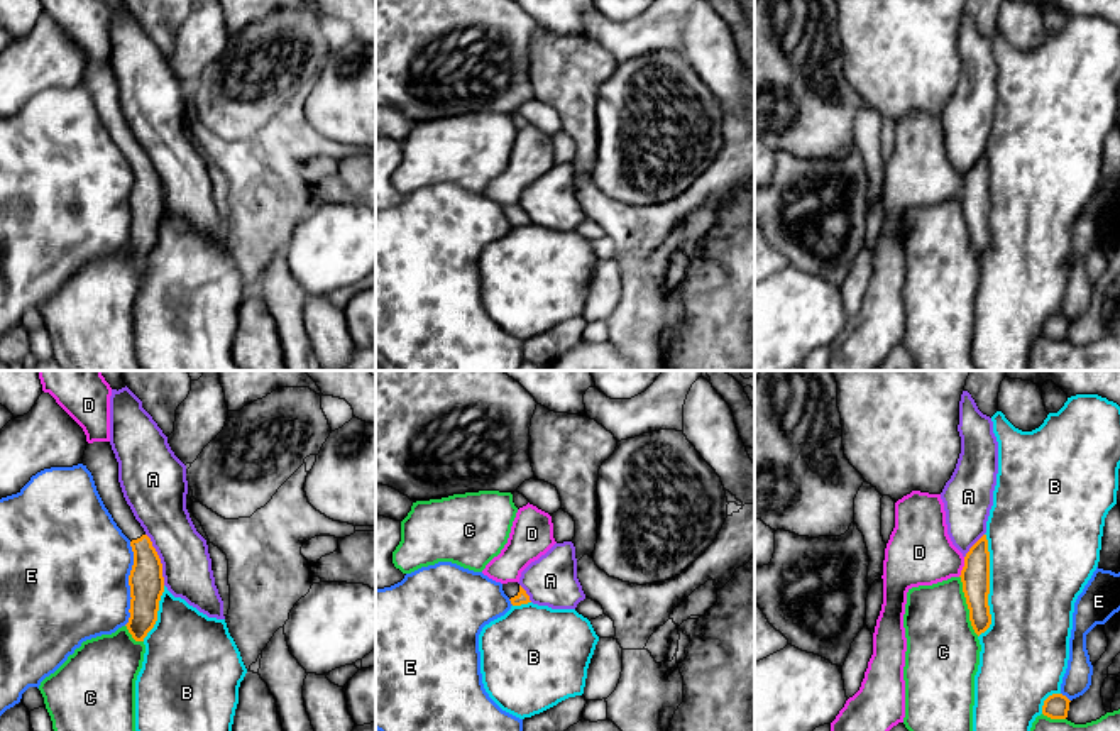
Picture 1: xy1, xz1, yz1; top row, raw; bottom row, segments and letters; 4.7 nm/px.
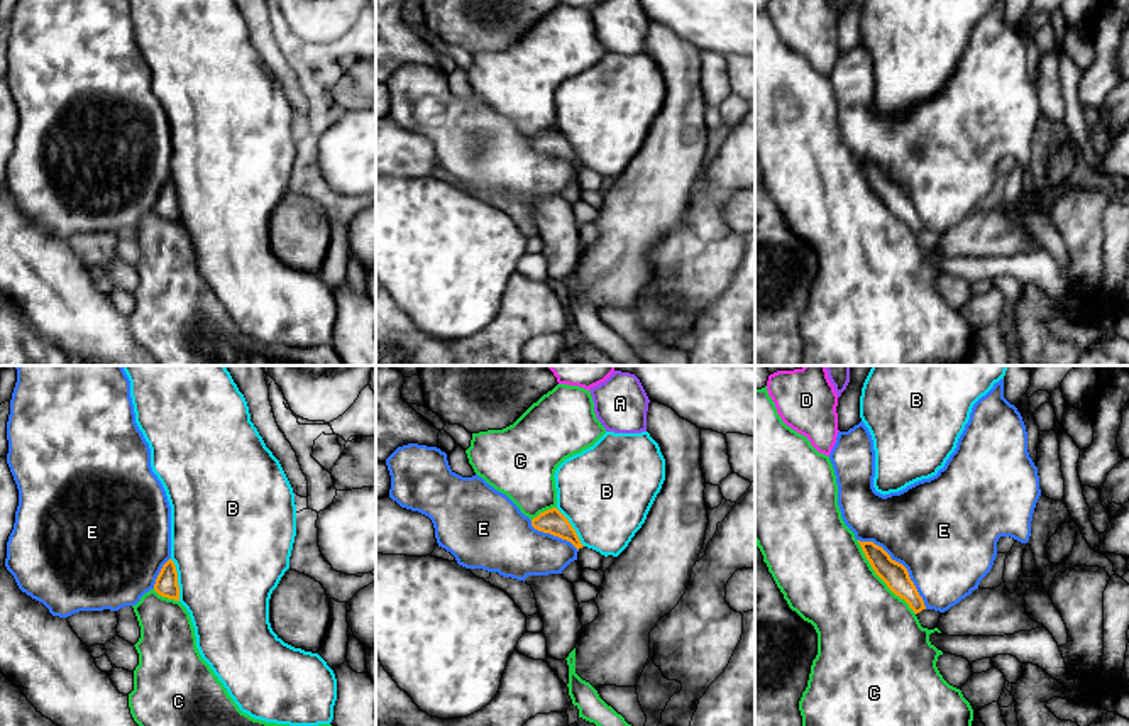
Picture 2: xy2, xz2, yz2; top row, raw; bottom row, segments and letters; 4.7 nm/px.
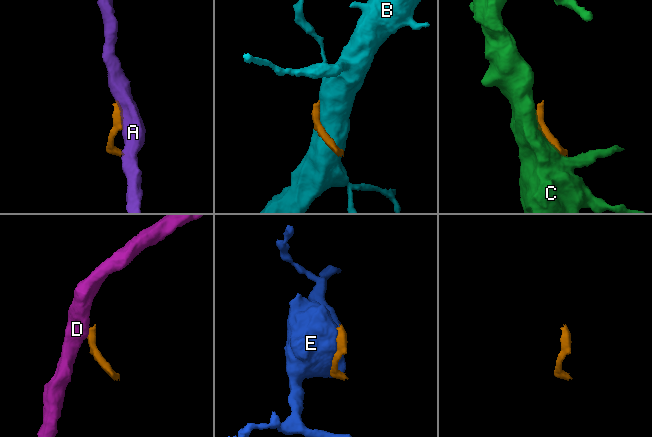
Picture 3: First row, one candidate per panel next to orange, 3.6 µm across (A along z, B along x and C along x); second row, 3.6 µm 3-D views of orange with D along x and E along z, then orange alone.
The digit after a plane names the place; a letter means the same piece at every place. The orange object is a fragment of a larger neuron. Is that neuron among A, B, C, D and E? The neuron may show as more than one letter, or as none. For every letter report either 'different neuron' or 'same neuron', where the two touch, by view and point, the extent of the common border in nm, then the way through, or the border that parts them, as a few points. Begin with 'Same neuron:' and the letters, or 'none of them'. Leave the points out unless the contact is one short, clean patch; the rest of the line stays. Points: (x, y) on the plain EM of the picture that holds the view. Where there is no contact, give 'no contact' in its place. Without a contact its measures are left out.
Same neuron: none of them
A: different neuron; meets orange in xy1 at (159, 180); contact 260 nm long; border along xy1 (146, 154), (159, 180), (164, 205)
B: different neuron; meets orange in yz1 at (988, 207); contact 500 nm long
C: different neuron; meets orange in yz2 at (879, 197); contact 460 nm long
D: different neuron; meets orange in yz1 at (963, 188); contact 100 nm long; border along yz1 (965, 178), (965, 186), (958, 197)
E: different neuron; meets orange in yz2 at (903, 186); contact 460 nm long

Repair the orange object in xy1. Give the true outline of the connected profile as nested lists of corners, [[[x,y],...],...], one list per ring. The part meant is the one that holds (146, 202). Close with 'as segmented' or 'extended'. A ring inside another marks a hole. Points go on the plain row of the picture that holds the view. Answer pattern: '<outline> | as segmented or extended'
[[[110,63],[88,64],[81,85],[91,93],[96,112],[113,142],[130,161],[134,173],[129,196],[132,220],[125,247],[135,262],[144,262],[157,242],[159,222],[164,213],[161,179],[124,118],[118,83]]] | extended

